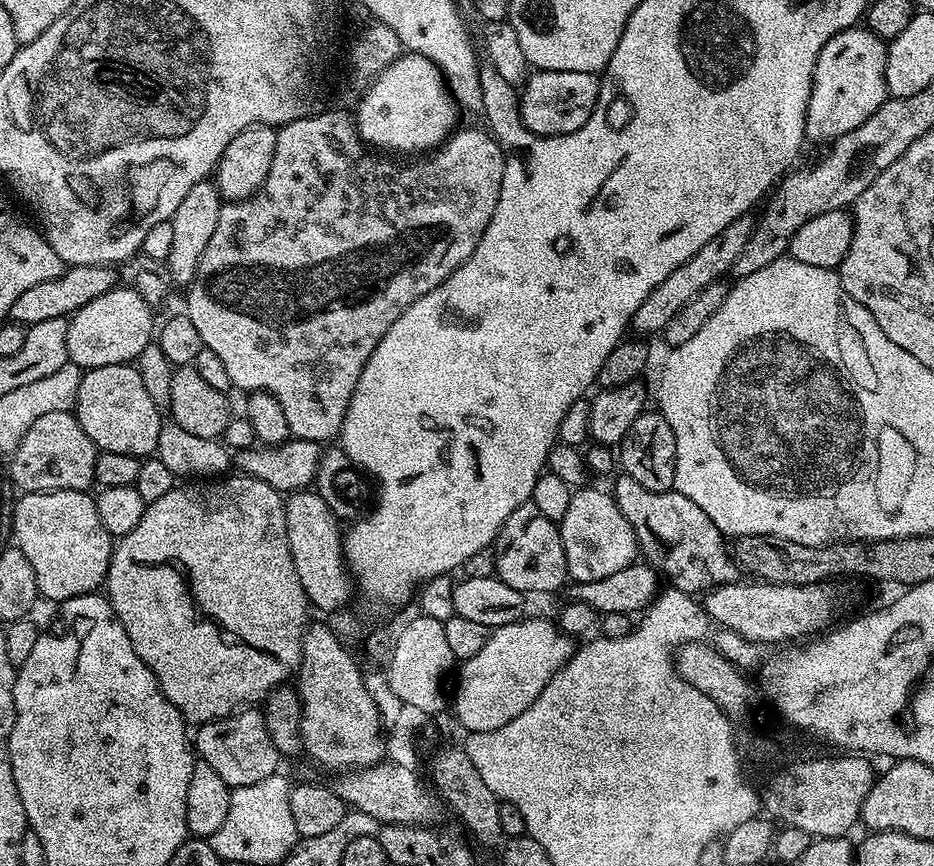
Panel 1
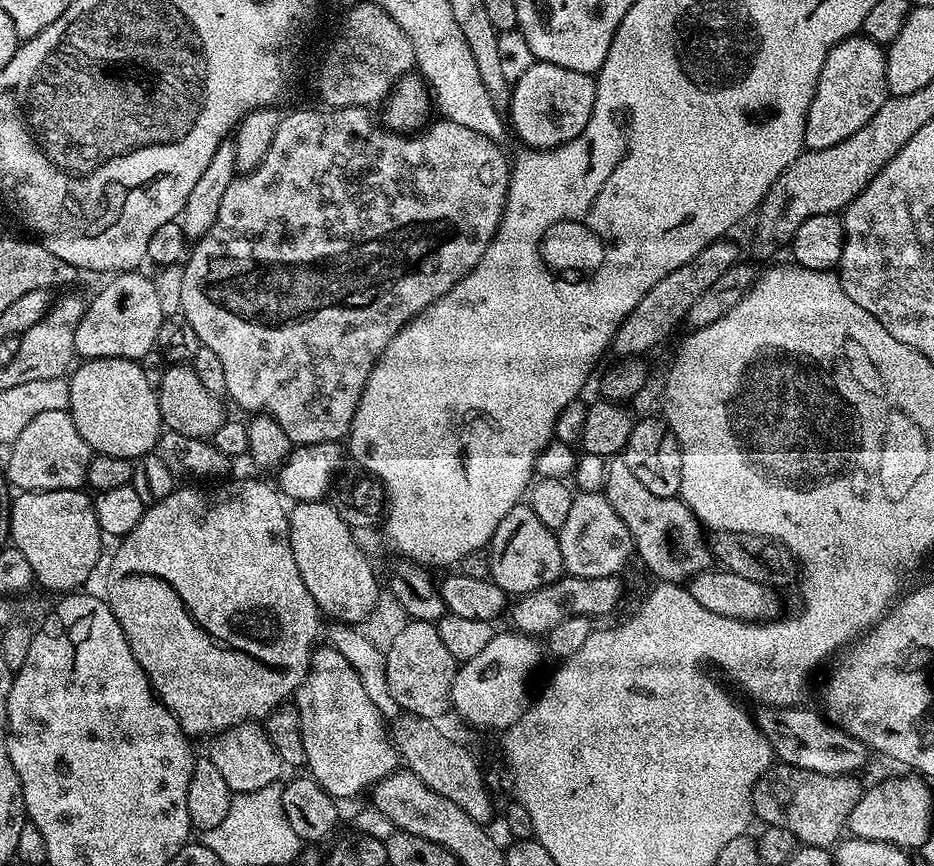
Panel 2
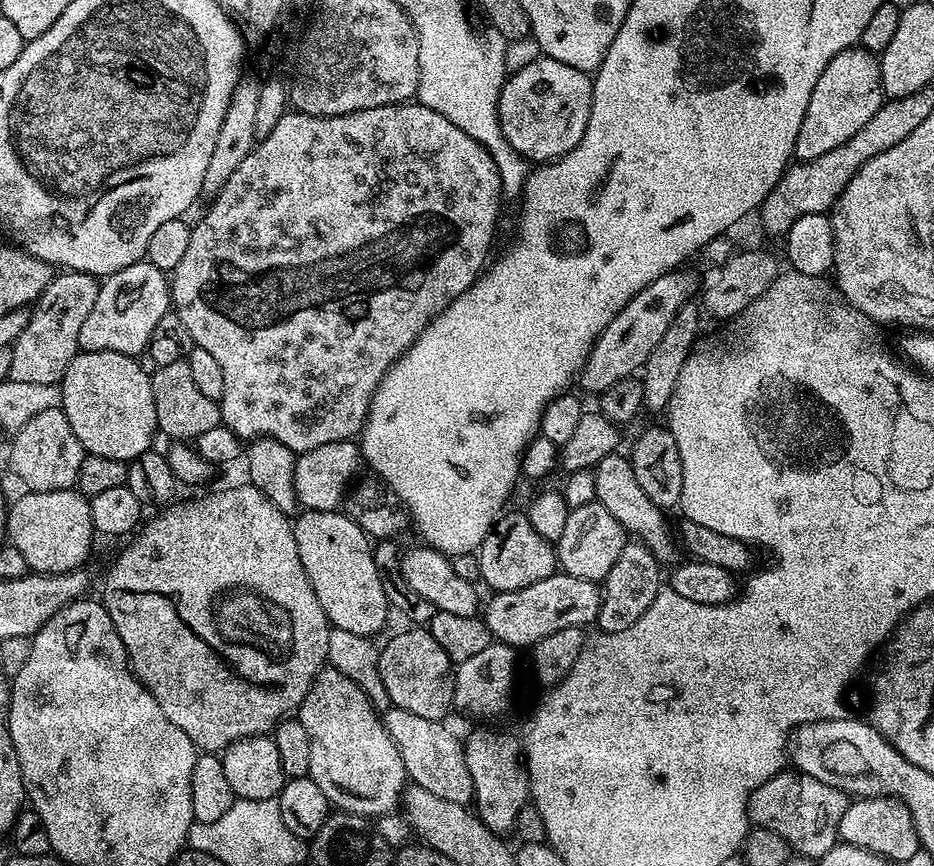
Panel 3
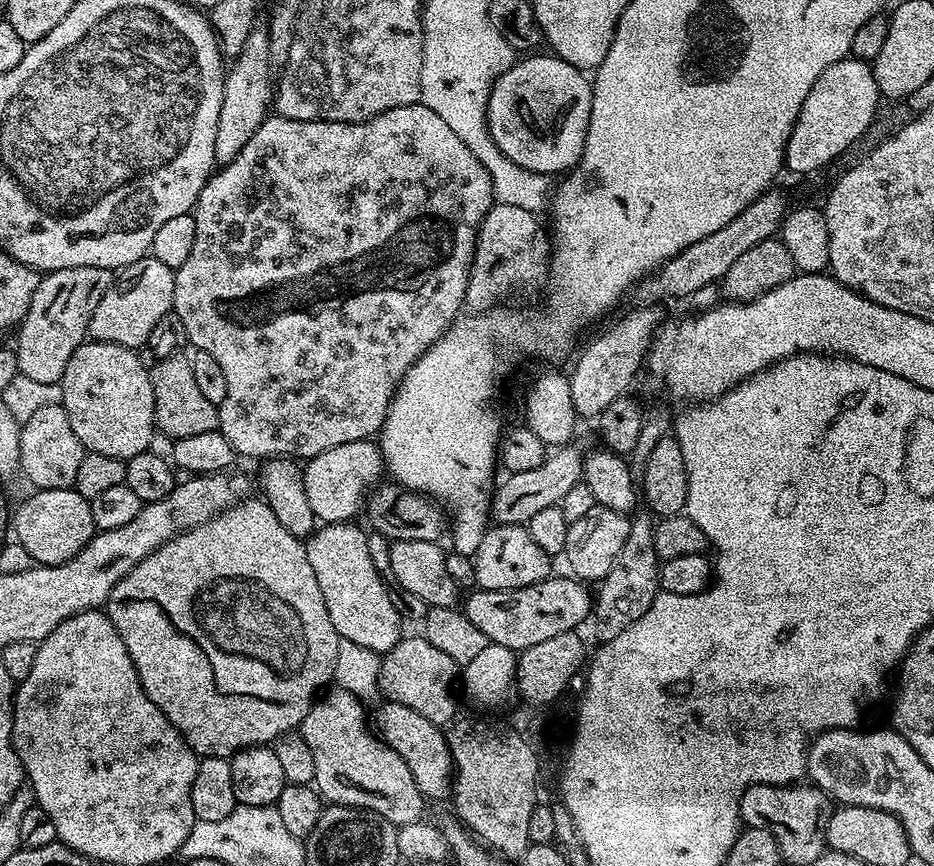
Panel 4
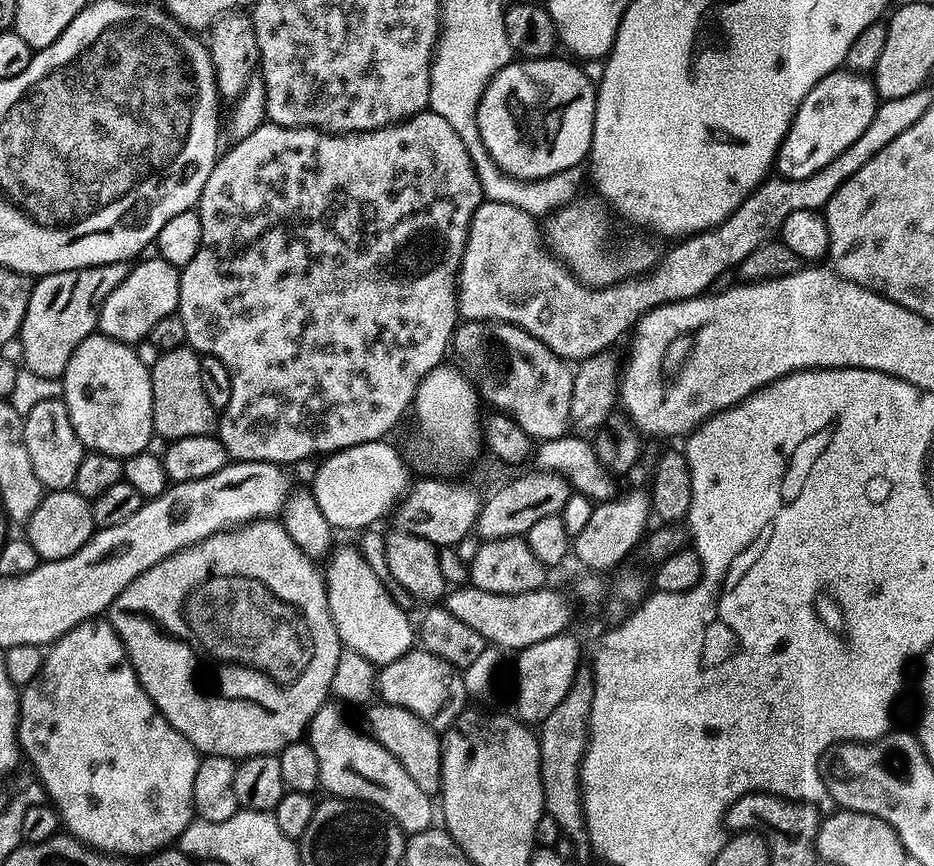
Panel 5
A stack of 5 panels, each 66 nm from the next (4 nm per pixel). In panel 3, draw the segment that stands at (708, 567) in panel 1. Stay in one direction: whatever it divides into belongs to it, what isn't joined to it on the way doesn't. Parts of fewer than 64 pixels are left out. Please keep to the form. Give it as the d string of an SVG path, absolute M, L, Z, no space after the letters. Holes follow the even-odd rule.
M619 451L611 452L602 462L598 462L594 469L596 473L596 503L606 506L614 518L624 527L625 533L631 534L637 541L643 543L653 552L656 560L664 566L677 563L678 540L674 535L674 528L668 525L665 509L659 508L650 498L646 498L646 490L638 486L634 478L632 461L627 455L620 456Z

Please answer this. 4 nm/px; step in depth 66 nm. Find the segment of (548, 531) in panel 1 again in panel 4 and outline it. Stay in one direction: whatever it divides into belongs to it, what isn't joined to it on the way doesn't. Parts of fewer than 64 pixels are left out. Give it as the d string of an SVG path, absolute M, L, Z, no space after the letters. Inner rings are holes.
M496 524L485 532L482 542L478 542L478 550L474 557L474 574L476 575L476 588L480 590L518 590L522 586L534 586L538 582L553 575L553 561L542 550L542 546L534 543L530 538L527 527L523 524Z

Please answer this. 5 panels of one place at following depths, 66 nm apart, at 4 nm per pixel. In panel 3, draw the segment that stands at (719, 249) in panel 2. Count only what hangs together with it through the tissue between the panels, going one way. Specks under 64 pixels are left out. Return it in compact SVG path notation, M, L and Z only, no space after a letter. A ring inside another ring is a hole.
M688 270L667 272L664 276L659 276L654 282L650 282L650 286L634 294L630 302L626 302L614 322L610 322L610 326L606 326L606 330L602 330L602 334L594 342L588 360L584 363L584 369L580 371L578 384L588 392L599 394L643 369L654 348L665 337L666 330L678 310L696 296L696 280L684 271Z

